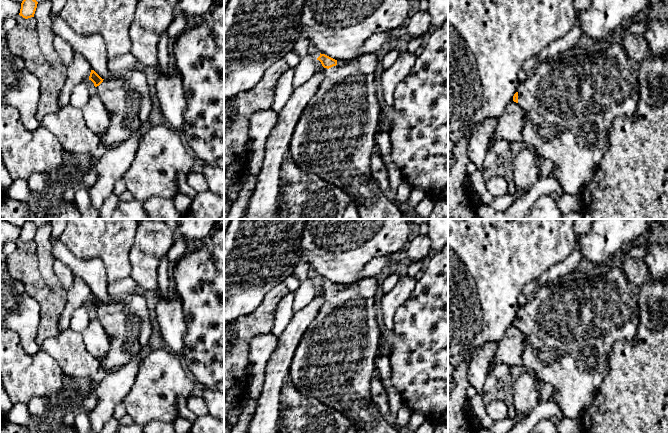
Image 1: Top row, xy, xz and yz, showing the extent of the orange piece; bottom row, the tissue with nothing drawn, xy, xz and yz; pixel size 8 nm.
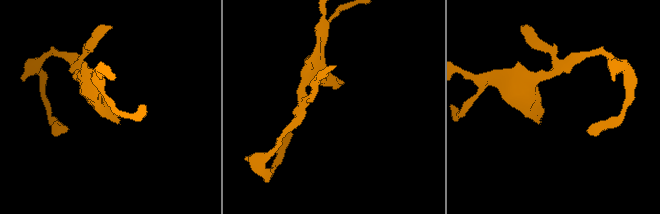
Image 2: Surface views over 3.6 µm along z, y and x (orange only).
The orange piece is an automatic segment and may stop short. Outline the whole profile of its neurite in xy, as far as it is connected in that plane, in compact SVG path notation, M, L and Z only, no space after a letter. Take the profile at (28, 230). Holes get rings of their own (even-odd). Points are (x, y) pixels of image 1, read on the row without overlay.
M26 219L21 227L21 233L19 239L25 243L34 241L38 226L34 224L30 219Z

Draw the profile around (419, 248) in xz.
M418 234L408 245L406 250L407 258L411 262L423 261L432 254L431 240L428 235Z

